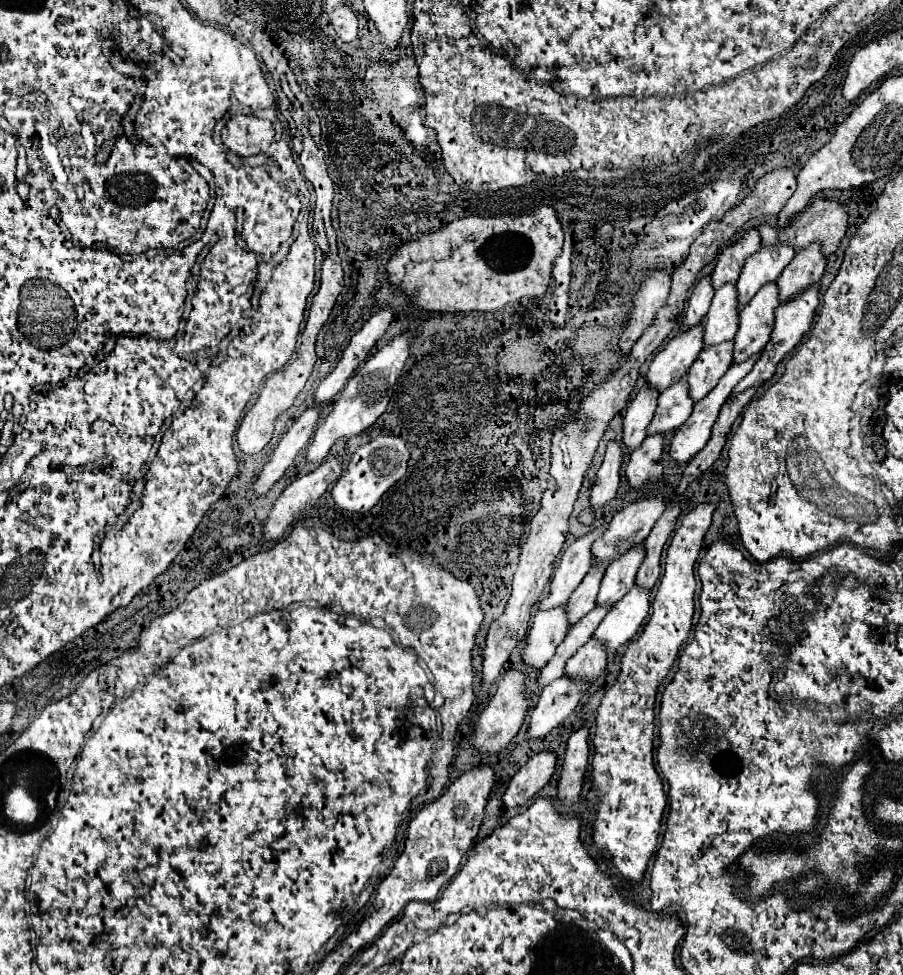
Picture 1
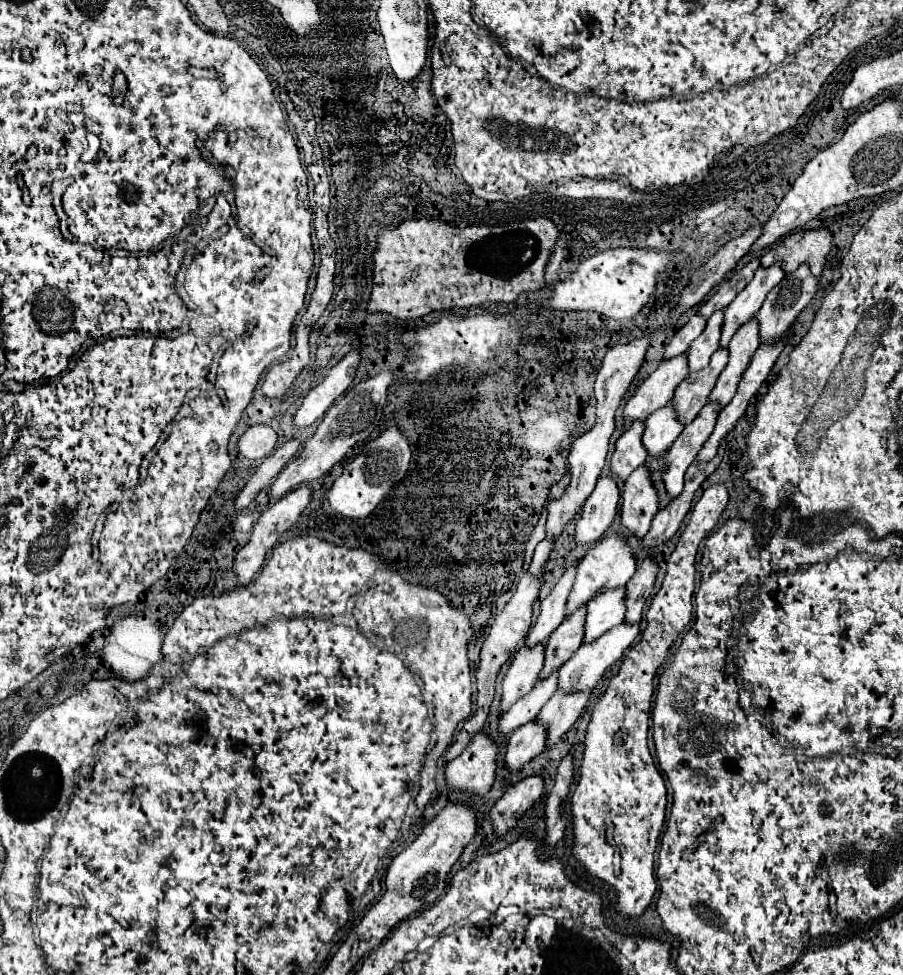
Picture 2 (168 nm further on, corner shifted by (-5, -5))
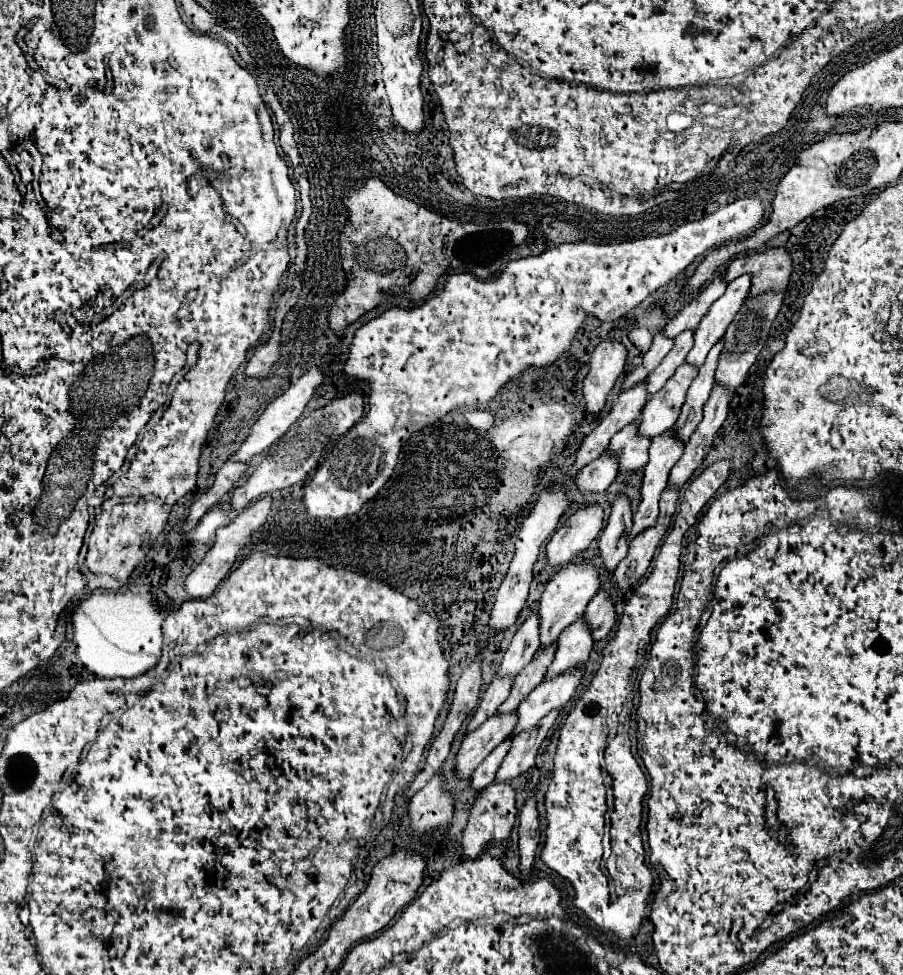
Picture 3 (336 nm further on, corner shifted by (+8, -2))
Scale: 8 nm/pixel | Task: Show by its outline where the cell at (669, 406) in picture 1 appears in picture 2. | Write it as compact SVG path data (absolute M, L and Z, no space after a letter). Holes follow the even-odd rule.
M664 405L662 409L654 411L646 419L646 429L642 437L642 443L648 449L648 455L650 457L662 455L666 449L670 449L670 445L682 433L682 429L684 427L678 421L678 415L674 413L674 405Z

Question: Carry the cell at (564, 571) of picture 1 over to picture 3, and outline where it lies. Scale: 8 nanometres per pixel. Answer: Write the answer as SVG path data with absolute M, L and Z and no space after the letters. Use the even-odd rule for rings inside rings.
M533 612L515 632L503 656L503 662L497 670L497 676L515 678L533 660L537 650L539 650L539 616L537 612Z

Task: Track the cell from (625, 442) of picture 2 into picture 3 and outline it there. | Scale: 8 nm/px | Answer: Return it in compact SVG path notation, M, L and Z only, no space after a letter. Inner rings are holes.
M599 456L591 464L587 464L579 476L575 478L575 486L583 494L599 494L605 492L617 476L617 460L611 456Z

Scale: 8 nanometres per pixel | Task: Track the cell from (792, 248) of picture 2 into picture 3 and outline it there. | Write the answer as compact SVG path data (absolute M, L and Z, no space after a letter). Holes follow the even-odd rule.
M769 248L749 256L735 258L727 272L723 274L725 282L735 280L737 276L751 276L751 290L747 298L755 298L767 290L783 292L791 276L791 258L783 248Z

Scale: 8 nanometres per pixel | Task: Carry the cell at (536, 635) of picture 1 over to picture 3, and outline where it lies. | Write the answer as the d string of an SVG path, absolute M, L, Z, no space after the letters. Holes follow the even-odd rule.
M493 678L493 682L489 684L489 688L485 690L483 698L481 698L481 704L479 704L479 710L473 714L473 718L469 720L467 724L467 732L473 732L477 726L481 726L487 718L491 718L497 708L507 700L511 692L511 680L509 678Z

